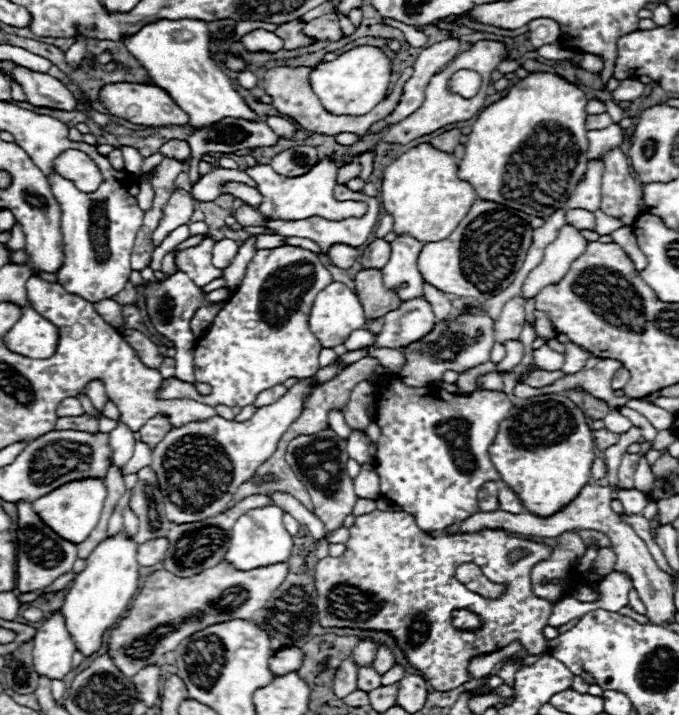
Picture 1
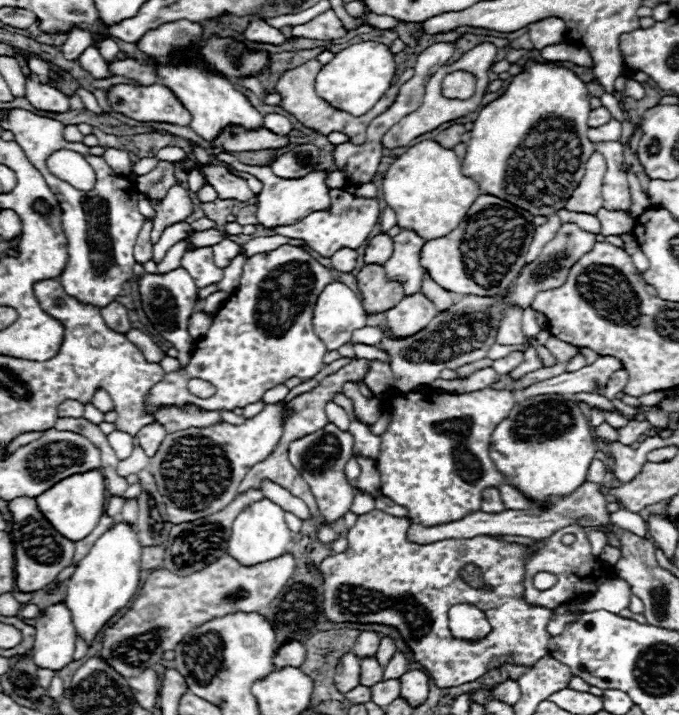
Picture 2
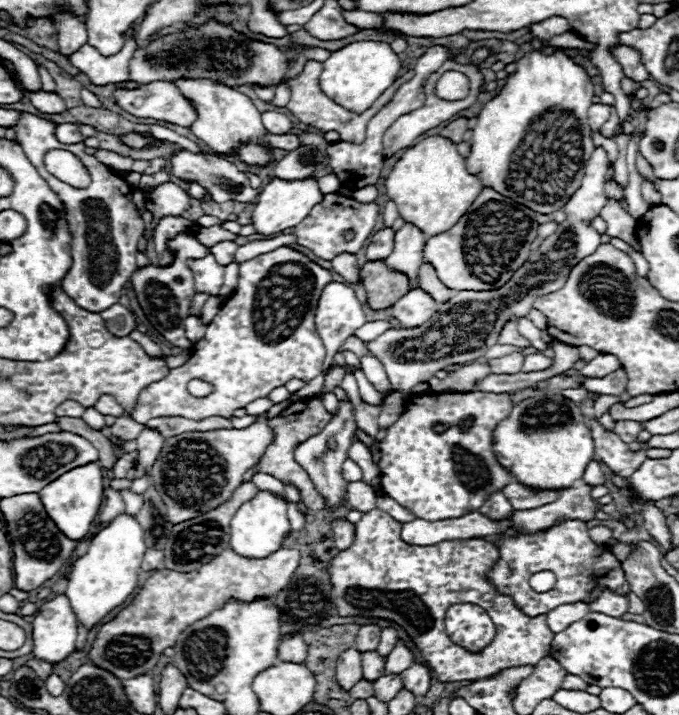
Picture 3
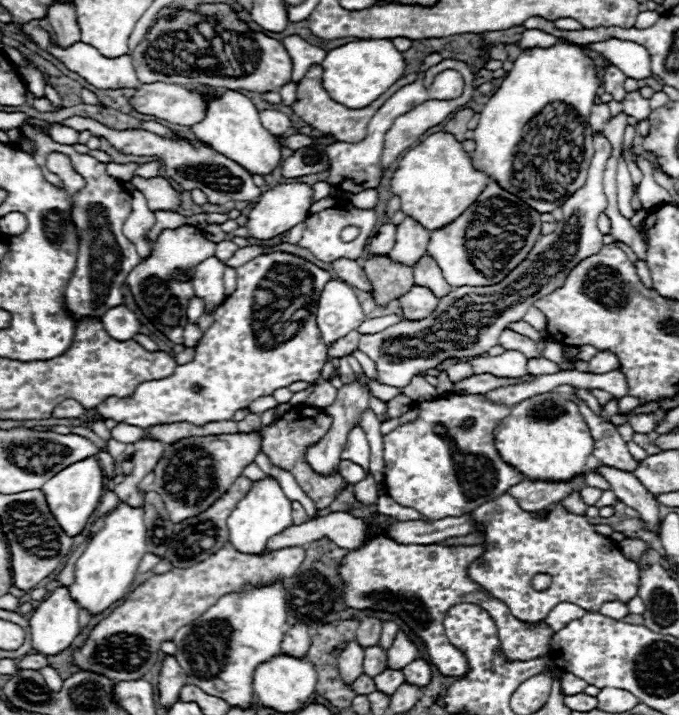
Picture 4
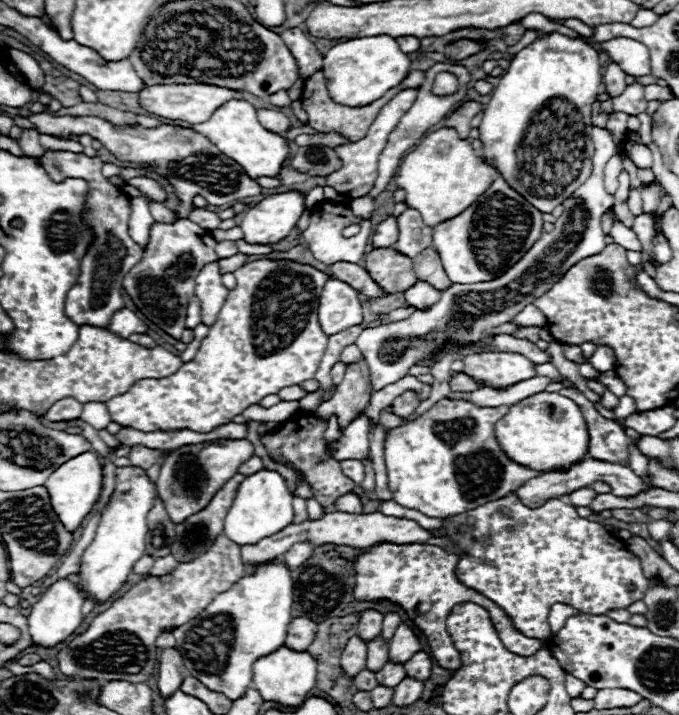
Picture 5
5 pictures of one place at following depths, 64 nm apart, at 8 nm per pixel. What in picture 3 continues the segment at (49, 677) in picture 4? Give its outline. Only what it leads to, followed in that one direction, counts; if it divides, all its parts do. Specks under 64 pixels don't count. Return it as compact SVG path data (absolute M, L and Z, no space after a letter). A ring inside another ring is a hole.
M52 672L52 674L46 678L46 688L48 688L48 692L50 692L52 696L60 696L62 690L64 690L64 680L62 680L58 674Z

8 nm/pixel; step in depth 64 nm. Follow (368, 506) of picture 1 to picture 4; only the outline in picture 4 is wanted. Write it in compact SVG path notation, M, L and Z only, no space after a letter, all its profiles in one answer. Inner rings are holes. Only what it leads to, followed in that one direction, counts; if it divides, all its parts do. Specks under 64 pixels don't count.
M366 474L366 478L358 484L354 484L354 496L358 502L362 504L374 504L378 500L378 488L376 488L376 482L374 482L374 476L372 474Z

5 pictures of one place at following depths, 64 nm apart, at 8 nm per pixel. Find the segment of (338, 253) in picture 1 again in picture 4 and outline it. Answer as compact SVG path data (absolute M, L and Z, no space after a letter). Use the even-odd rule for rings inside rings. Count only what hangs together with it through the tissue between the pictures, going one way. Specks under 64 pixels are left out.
M340 258L336 262L332 262L332 268L334 268L334 274L344 280L346 284L354 286L354 288L360 288L364 292L372 292L372 284L368 282L362 266L358 266L358 262L354 260L346 260L346 258Z

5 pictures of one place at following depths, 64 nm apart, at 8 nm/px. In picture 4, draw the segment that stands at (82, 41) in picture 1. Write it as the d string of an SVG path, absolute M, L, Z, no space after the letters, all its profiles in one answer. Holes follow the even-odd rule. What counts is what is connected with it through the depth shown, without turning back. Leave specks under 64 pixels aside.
M52 2L52 6L48 6L46 18L60 46L70 46L74 42L80 42L80 28L76 24L76 8L72 2Z

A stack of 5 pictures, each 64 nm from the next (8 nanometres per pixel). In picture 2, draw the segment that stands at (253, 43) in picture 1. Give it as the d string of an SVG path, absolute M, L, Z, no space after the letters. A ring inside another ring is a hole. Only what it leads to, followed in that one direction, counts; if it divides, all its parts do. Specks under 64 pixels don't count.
M252 18L244 36L252 42L270 42L270 44L282 44L286 38L278 28L272 28L270 24L266 24L264 18Z

